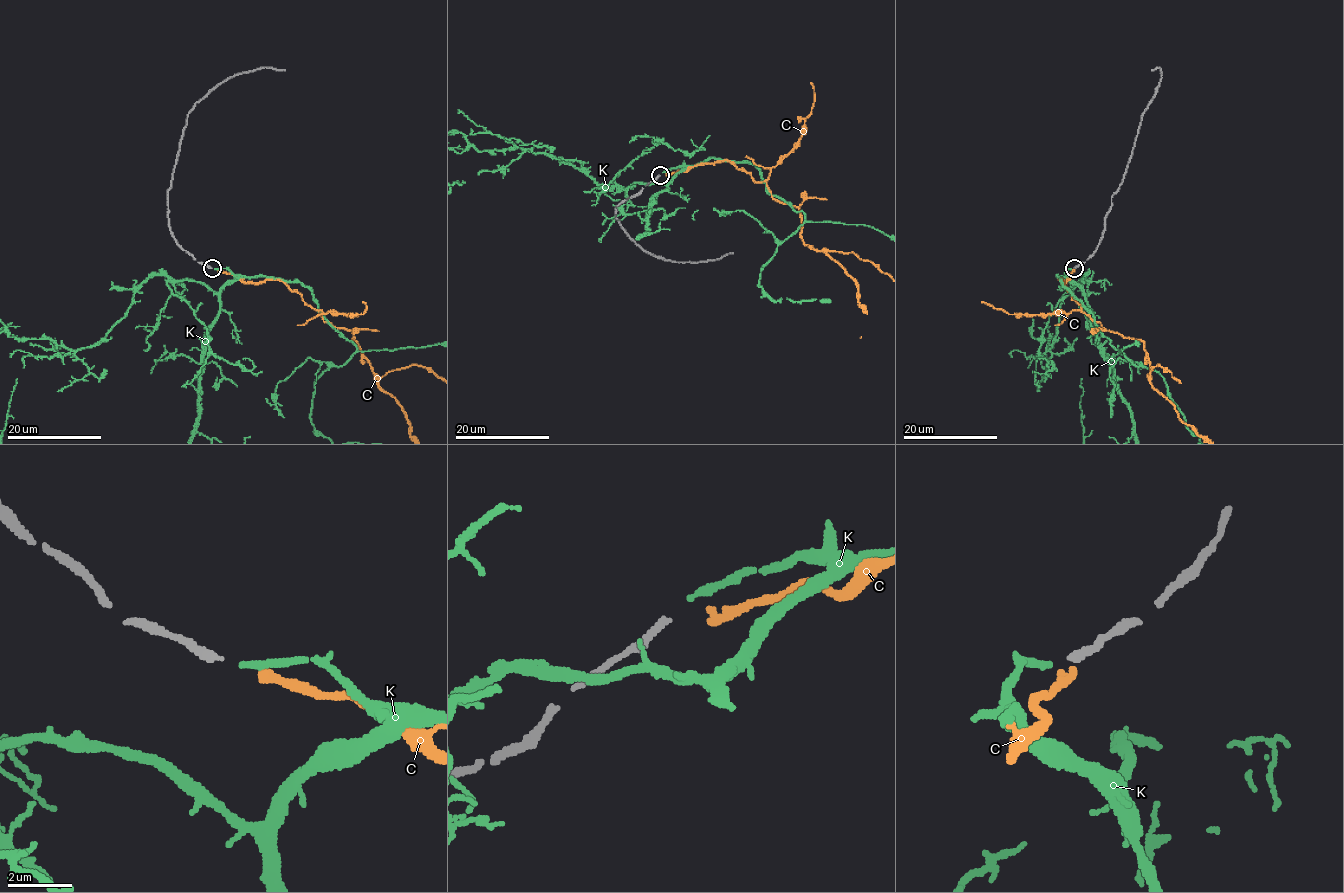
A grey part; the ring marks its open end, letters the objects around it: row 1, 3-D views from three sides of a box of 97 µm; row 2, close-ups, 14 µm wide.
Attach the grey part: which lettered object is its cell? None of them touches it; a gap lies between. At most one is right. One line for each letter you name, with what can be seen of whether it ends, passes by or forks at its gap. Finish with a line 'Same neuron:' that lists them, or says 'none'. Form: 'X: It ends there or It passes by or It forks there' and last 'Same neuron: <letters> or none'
K: It ends there
Same neuron: K

